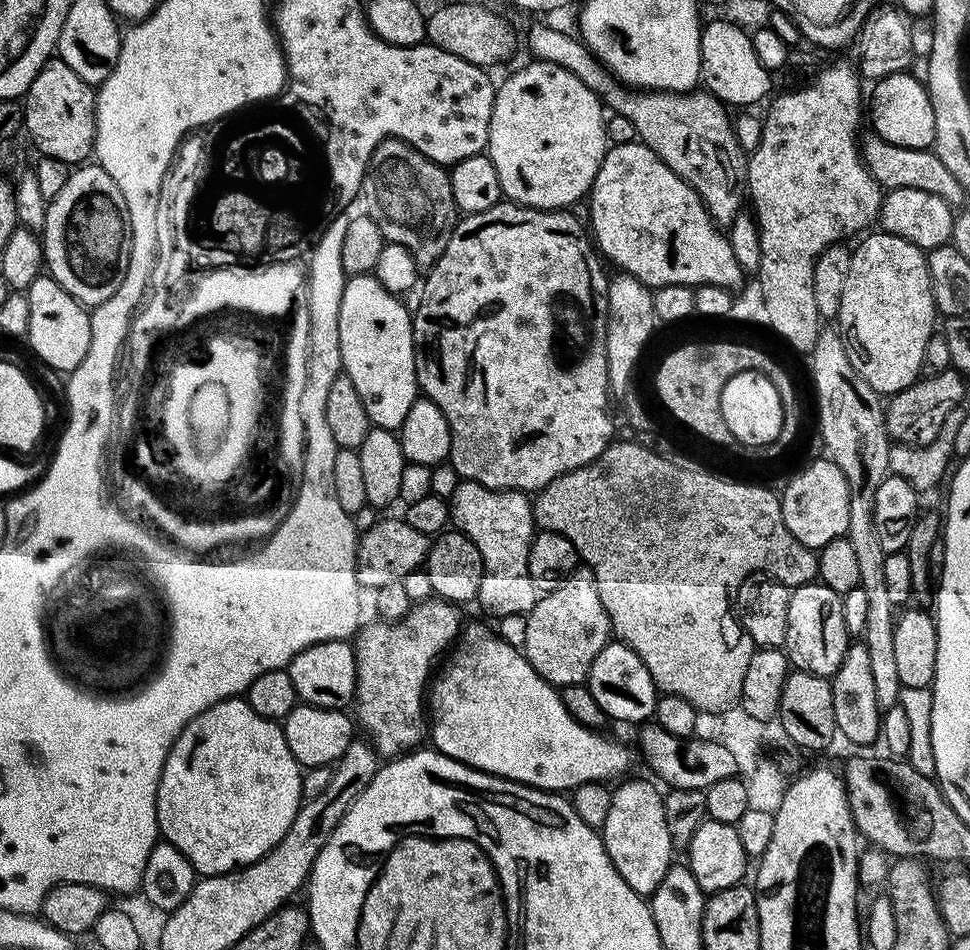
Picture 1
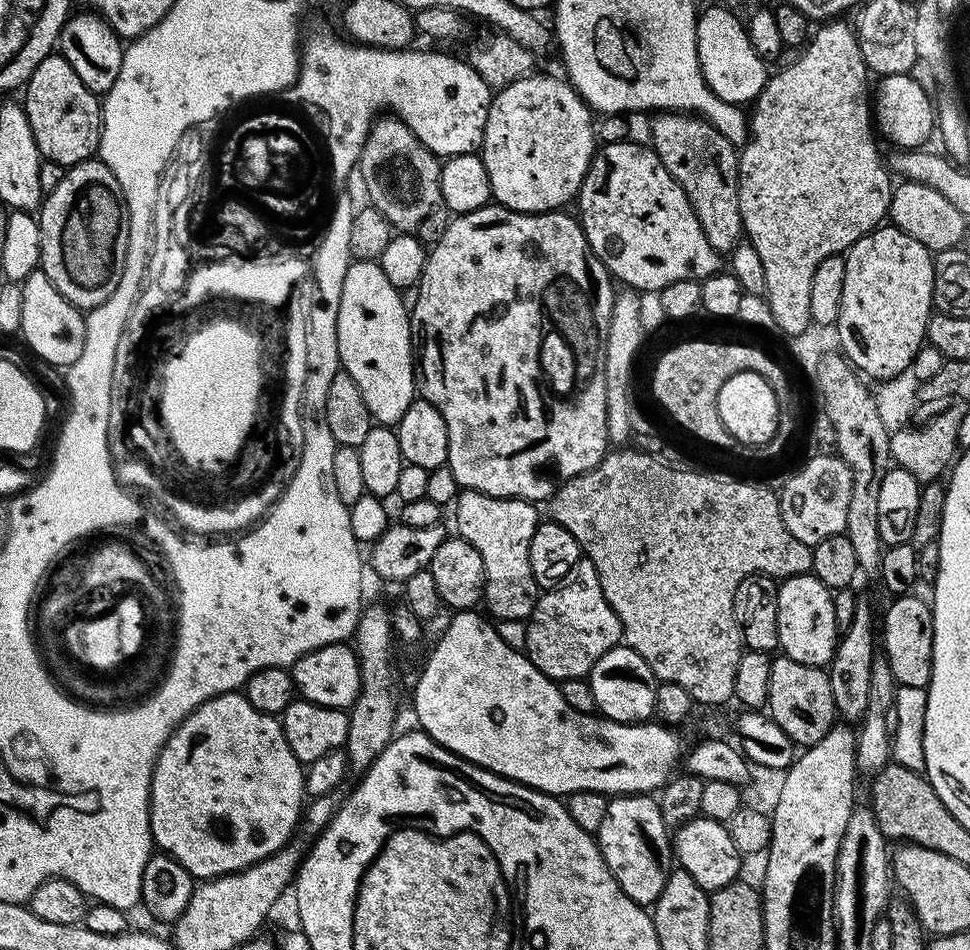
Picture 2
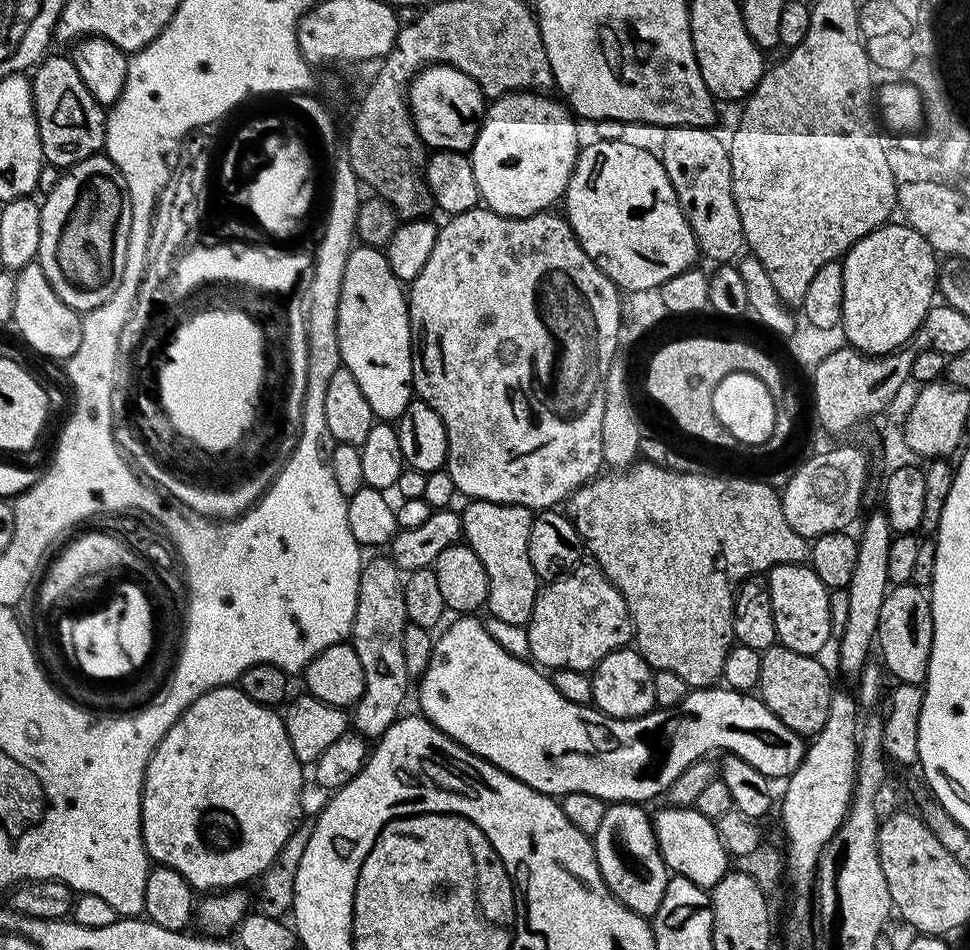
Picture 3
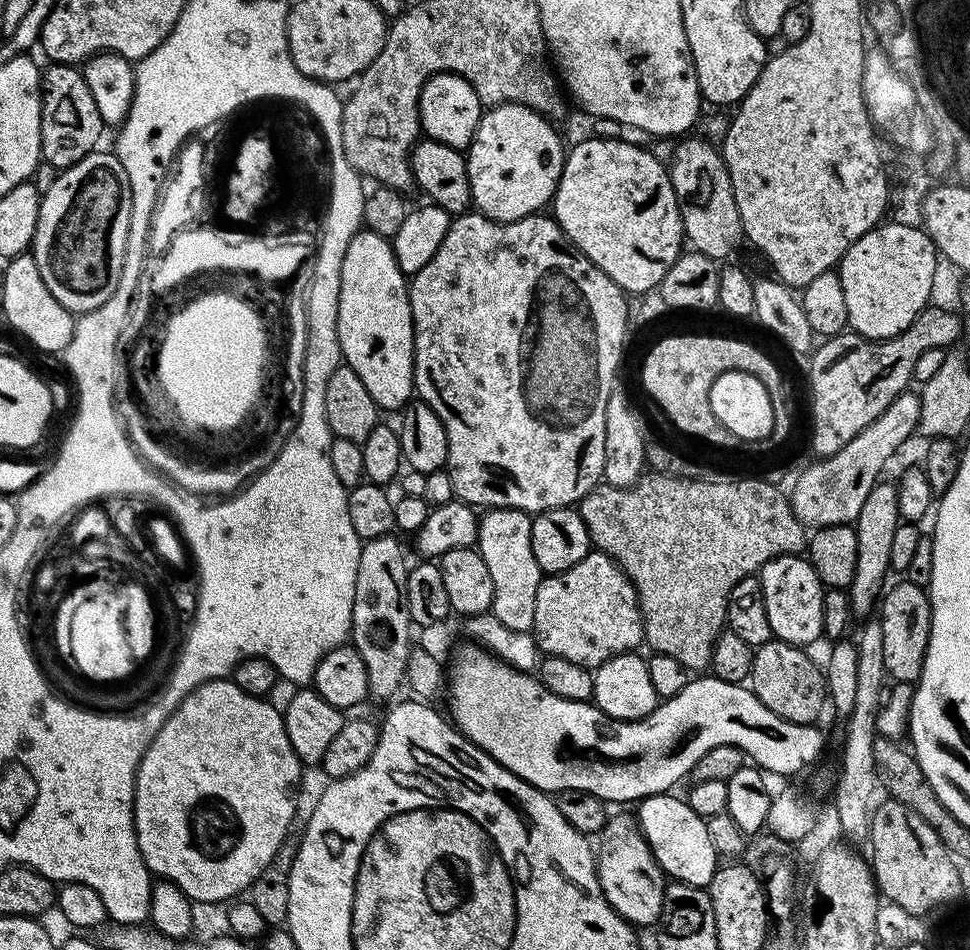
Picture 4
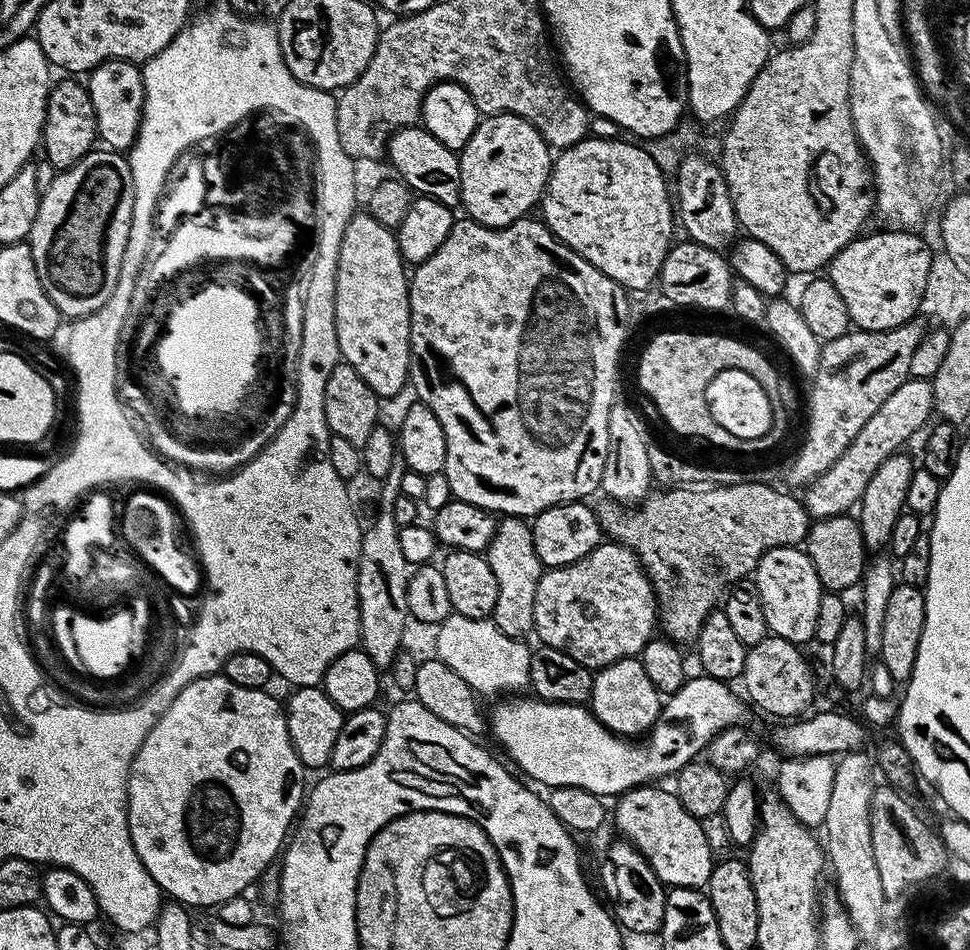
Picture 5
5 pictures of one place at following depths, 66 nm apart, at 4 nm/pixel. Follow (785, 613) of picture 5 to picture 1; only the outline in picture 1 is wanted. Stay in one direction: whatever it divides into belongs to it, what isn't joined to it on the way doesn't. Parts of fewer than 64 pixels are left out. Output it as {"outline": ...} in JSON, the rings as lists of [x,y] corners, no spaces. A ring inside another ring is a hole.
{"outline":[[[819,582],[791,589],[791,593],[790,610],[786,614],[786,638],[782,645],[788,663],[797,672],[831,678],[842,666],[850,643],[846,618],[842,615],[844,597]]]}

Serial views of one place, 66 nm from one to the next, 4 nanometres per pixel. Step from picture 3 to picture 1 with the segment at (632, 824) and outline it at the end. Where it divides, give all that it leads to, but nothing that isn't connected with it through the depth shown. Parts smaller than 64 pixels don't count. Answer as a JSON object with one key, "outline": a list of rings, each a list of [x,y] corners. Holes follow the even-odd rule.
{"outline":[[[630,780],[613,789],[609,813],[600,829],[607,853],[632,890],[650,896],[674,862],[674,845],[666,825],[664,797],[646,780]]]}

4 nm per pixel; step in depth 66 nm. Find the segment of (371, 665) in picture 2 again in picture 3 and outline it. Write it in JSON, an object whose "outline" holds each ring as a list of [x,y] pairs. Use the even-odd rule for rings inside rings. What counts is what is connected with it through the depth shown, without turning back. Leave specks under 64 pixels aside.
{"outline":[[[391,557],[374,558],[361,567],[358,602],[355,606],[350,643],[363,670],[362,698],[353,707],[352,726],[365,739],[377,740],[399,717],[400,704],[410,677],[402,651],[402,634],[407,624],[403,577]]]}

